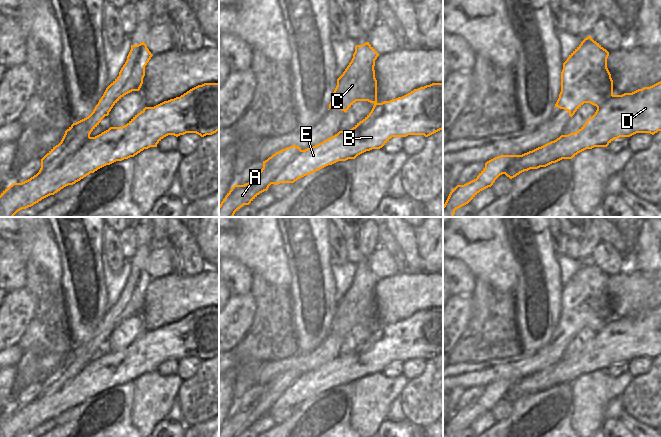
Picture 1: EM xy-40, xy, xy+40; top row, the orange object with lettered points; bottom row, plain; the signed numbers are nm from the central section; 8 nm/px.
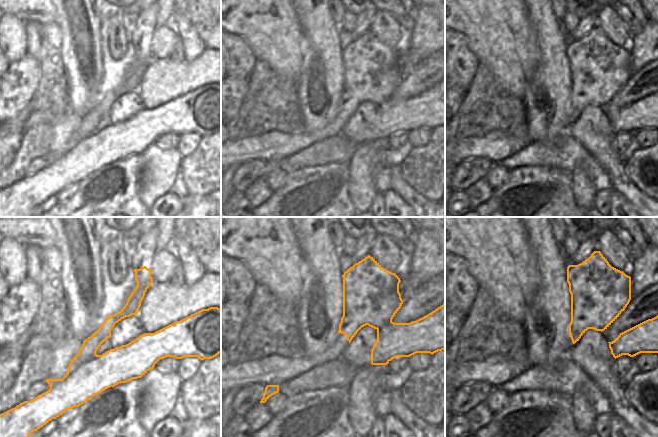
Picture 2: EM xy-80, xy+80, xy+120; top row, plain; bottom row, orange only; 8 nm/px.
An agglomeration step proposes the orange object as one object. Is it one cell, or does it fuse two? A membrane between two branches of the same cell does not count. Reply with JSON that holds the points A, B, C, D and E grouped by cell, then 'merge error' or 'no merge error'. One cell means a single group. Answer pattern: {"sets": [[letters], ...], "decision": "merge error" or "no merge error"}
{"sets": [["A", "B", "D", "E"], ["C"]], "decision": "merge error"}

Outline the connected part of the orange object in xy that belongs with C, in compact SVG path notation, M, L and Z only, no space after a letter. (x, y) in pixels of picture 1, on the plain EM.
M369 266L355 270L351 286L337 303L329 333L334 331L346 337L356 325L377 327L374 290L378 280Z

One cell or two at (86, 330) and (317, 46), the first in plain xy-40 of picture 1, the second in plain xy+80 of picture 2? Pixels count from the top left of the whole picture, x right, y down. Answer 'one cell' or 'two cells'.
one cell

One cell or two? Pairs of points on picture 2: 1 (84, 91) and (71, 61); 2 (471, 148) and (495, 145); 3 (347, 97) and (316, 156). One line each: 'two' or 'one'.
1: one
2: one
3: two

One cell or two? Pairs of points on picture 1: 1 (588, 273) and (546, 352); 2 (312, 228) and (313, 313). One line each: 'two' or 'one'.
1: one
2: one

